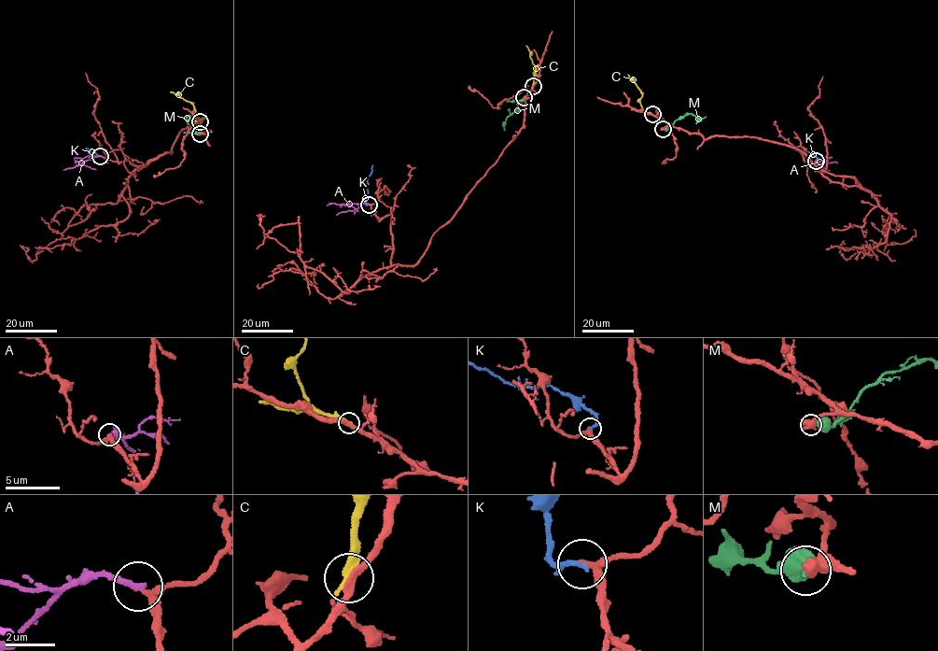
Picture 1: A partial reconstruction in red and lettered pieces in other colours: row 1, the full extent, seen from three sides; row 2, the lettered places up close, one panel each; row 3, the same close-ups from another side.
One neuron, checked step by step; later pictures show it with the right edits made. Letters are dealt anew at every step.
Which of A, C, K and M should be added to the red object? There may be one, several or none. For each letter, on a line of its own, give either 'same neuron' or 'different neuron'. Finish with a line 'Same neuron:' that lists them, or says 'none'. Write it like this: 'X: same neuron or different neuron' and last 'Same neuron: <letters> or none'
A: different neuron
C: different neuron
K: same neuron
M: different neuron
Same neuron: K

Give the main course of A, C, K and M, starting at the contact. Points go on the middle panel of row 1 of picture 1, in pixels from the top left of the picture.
A: (369, 204), (327, 205)
C: (533, 85), (533, 72), (537, 69), (525, 45)
K: (369, 205), (366, 203), (367, 179), (372, 164)
M: (524, 97), (507, 118), (504, 130)

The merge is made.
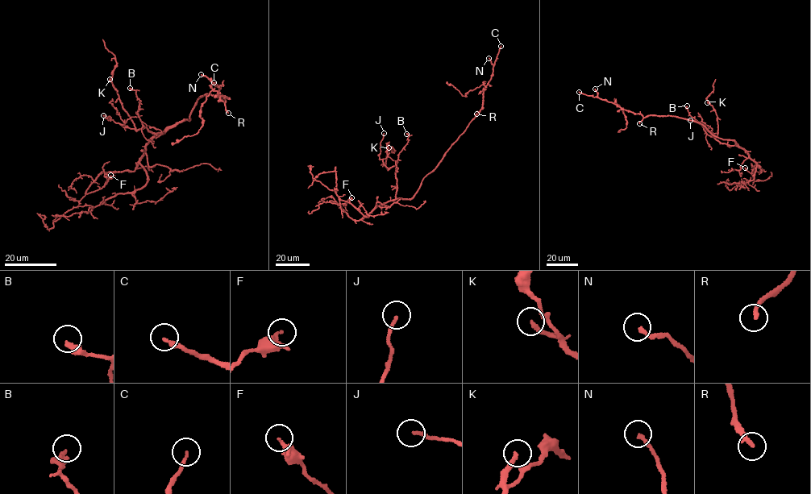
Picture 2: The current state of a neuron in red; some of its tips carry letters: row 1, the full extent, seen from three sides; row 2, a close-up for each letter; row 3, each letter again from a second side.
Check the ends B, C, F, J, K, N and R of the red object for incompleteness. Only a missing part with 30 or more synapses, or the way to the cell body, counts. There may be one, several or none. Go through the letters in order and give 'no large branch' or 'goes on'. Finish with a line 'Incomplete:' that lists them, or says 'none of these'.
B: no large branch
C: goes on
F: no large branch
J: no large branch
K: no large branch
N: no large branch
R: goes on
Incomplete: C, R

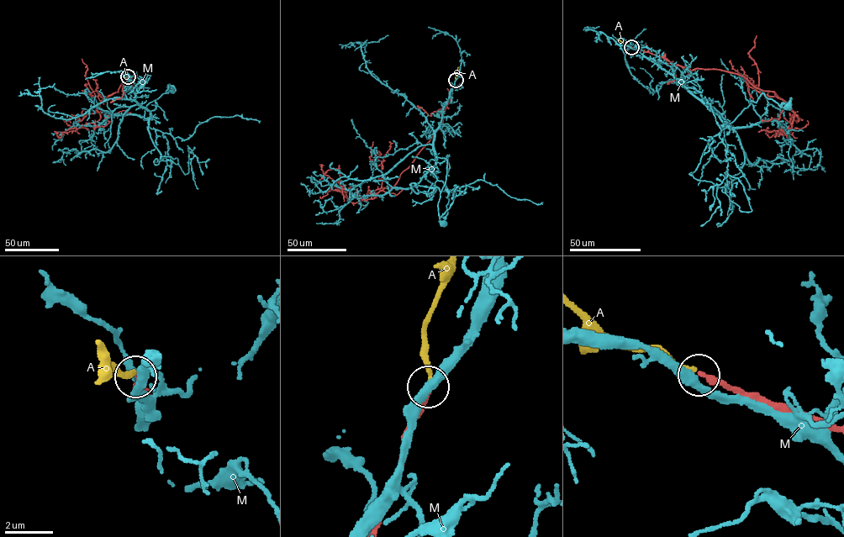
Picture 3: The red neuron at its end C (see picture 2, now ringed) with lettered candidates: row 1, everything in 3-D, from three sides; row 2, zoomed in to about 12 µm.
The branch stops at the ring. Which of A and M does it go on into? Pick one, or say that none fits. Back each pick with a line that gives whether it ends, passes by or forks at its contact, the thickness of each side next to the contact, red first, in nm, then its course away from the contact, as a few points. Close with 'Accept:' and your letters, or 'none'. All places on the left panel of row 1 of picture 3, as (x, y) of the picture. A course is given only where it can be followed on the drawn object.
Accept: none

